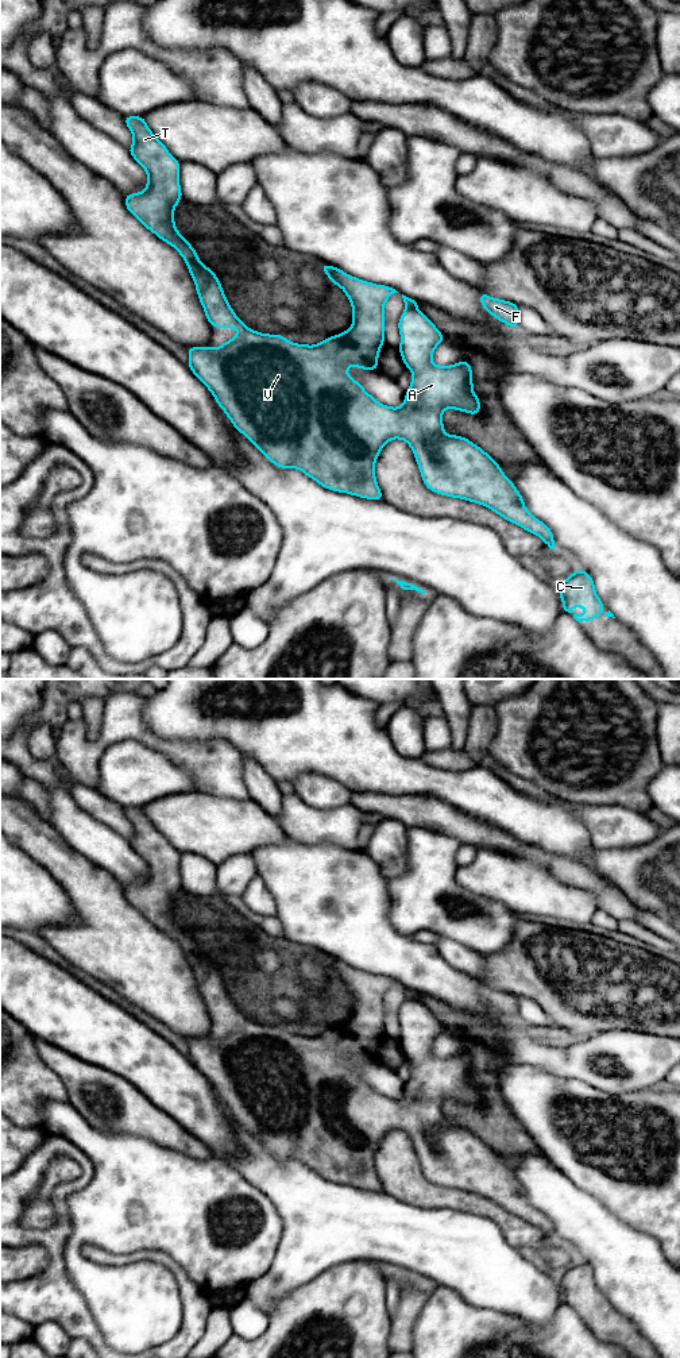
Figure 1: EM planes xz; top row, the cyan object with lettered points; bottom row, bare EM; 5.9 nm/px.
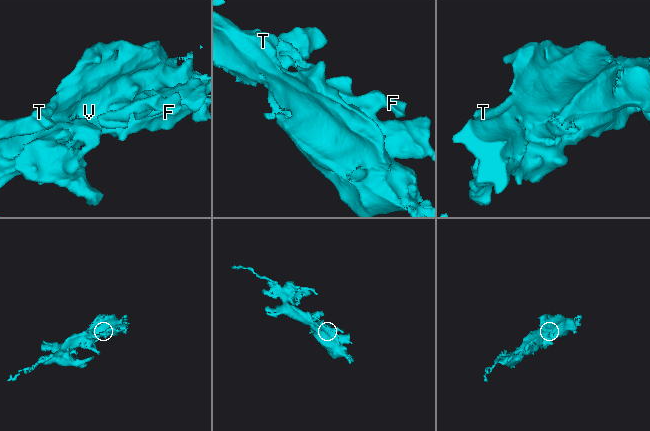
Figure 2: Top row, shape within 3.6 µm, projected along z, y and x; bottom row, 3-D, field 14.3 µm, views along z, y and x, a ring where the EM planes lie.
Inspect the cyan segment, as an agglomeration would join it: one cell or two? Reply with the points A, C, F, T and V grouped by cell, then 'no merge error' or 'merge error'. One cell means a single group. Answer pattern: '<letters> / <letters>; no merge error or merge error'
A C F T V; no merge error

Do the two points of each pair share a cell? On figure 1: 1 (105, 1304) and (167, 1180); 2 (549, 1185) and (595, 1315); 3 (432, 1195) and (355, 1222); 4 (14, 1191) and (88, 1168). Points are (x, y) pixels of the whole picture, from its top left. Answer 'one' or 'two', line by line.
1: one
2: two
3: two
4: one

